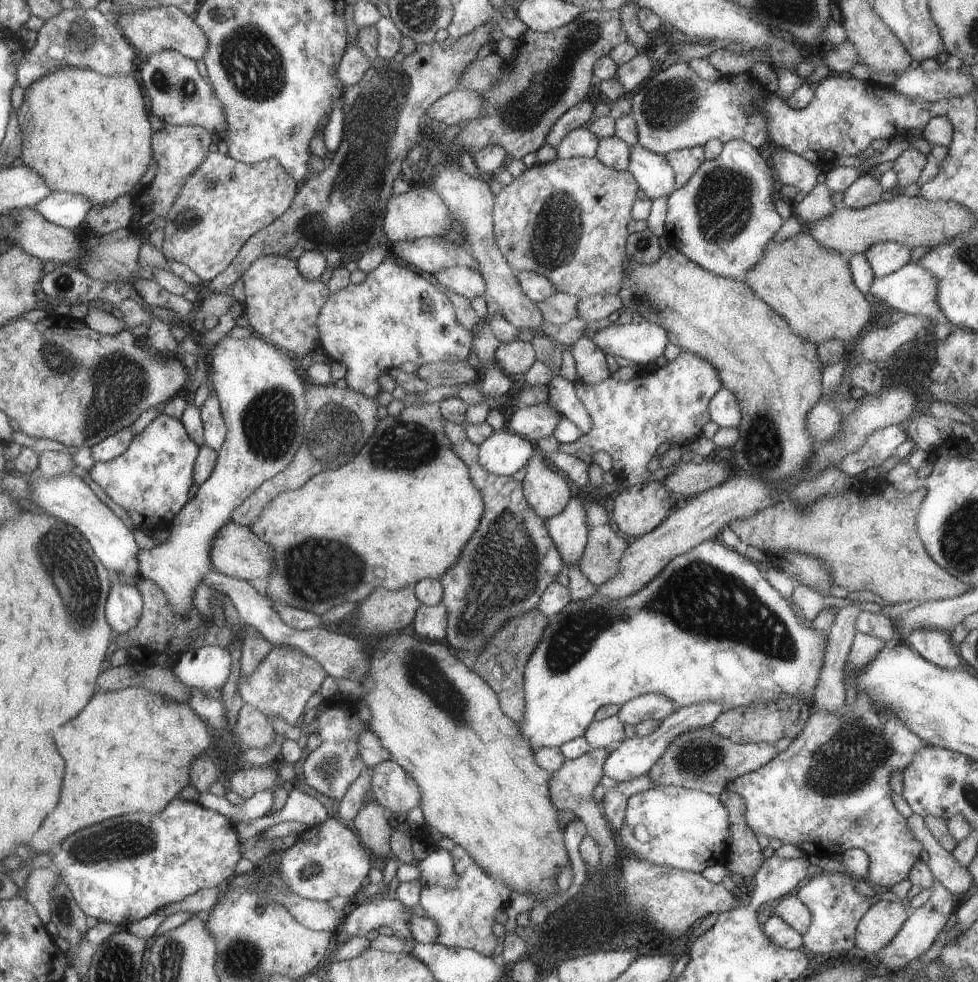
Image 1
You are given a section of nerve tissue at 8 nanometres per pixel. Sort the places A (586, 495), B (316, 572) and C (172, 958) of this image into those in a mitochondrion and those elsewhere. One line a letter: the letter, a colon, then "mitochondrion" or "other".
A: other
B: mitochondrion
C: mitochondrion

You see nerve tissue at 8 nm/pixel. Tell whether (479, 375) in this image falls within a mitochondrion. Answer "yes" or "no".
no

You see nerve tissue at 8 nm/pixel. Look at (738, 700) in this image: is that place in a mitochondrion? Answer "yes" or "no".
no

